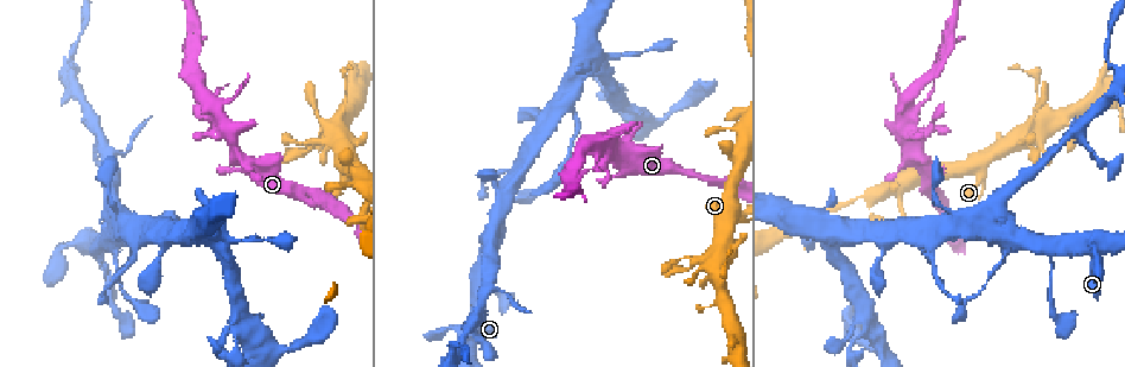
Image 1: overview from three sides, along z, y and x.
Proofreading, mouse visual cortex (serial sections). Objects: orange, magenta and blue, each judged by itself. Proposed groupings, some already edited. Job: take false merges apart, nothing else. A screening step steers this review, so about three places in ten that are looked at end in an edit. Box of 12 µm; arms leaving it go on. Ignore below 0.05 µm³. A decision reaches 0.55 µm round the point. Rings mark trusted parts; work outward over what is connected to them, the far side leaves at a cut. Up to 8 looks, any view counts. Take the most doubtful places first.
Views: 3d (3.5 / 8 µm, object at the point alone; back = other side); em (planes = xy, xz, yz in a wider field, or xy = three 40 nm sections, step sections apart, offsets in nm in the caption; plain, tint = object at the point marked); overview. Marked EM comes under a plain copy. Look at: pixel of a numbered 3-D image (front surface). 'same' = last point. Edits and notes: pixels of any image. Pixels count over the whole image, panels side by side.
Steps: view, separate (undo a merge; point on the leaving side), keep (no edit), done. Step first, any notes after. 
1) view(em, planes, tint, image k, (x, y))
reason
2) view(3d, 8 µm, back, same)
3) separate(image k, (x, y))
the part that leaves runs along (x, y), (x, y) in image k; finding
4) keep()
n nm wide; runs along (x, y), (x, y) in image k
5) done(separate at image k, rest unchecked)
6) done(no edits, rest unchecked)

view(3d, 8 µm, image 1, (918, 145))
two arms at a narrow angle

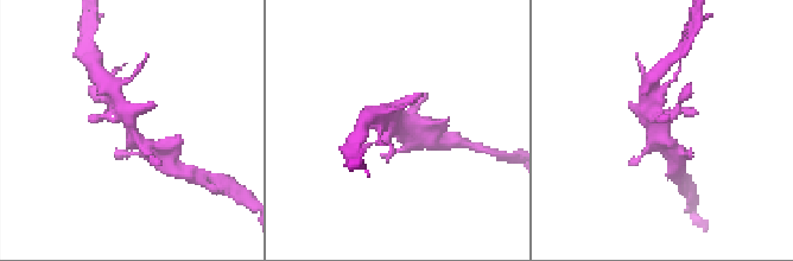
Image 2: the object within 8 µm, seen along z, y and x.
view(em, planes, tint, image 2, (399, 127))

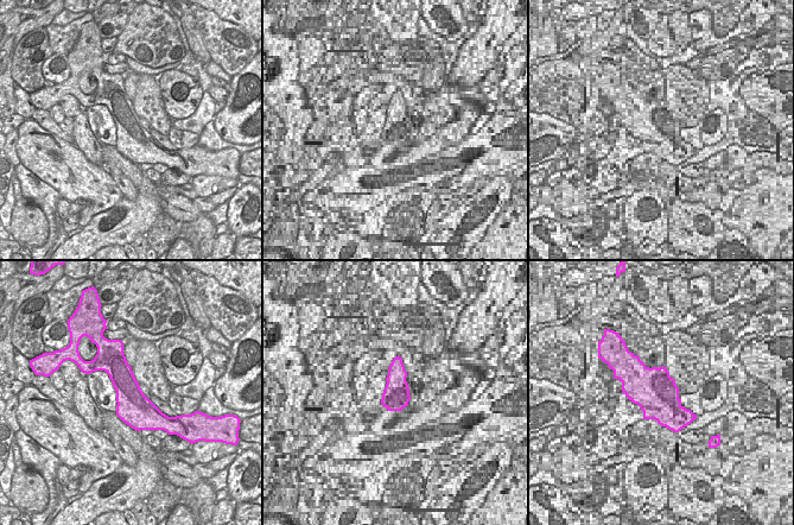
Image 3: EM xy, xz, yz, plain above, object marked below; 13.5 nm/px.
keep()
runs along (154, 152), (137, 140), (118, 101) in image 2; all the same cell

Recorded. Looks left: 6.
view(3d, 3.5 µm, image 1, (188, 53))
a fork

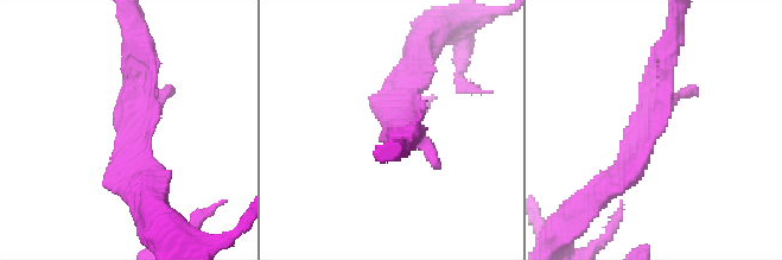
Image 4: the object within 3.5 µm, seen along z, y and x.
view(em, xy, step 1, tint, image 4, (655, 128))
now the EM

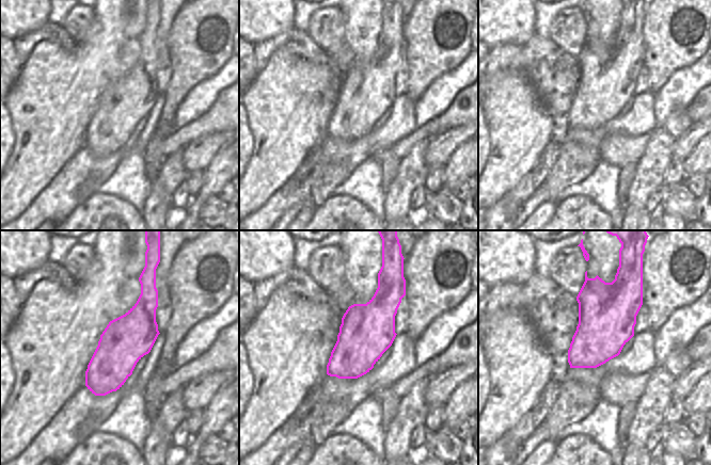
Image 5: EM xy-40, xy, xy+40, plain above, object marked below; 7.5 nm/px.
keep()
runs along (606, 185), (657, 124), (667, 46) in image 4; continuous, no second cell

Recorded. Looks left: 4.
view(3d, 3.5 µm, image 1, (308, 146))
thin neck

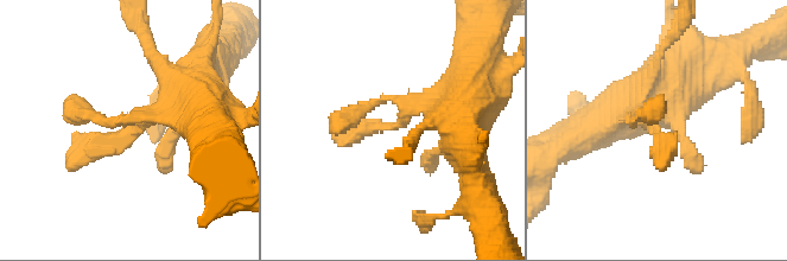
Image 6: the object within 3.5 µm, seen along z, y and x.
view(em, planes, tint, image 6, (657, 134))

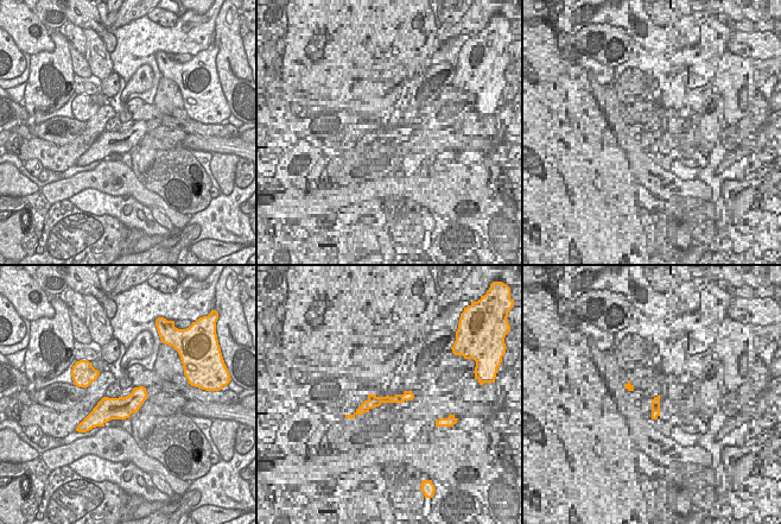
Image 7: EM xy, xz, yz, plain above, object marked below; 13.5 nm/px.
keep()
runs along (143, 390), (94, 421) in image 7; all the same cell

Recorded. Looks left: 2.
done(no edits, rest unchecked)

